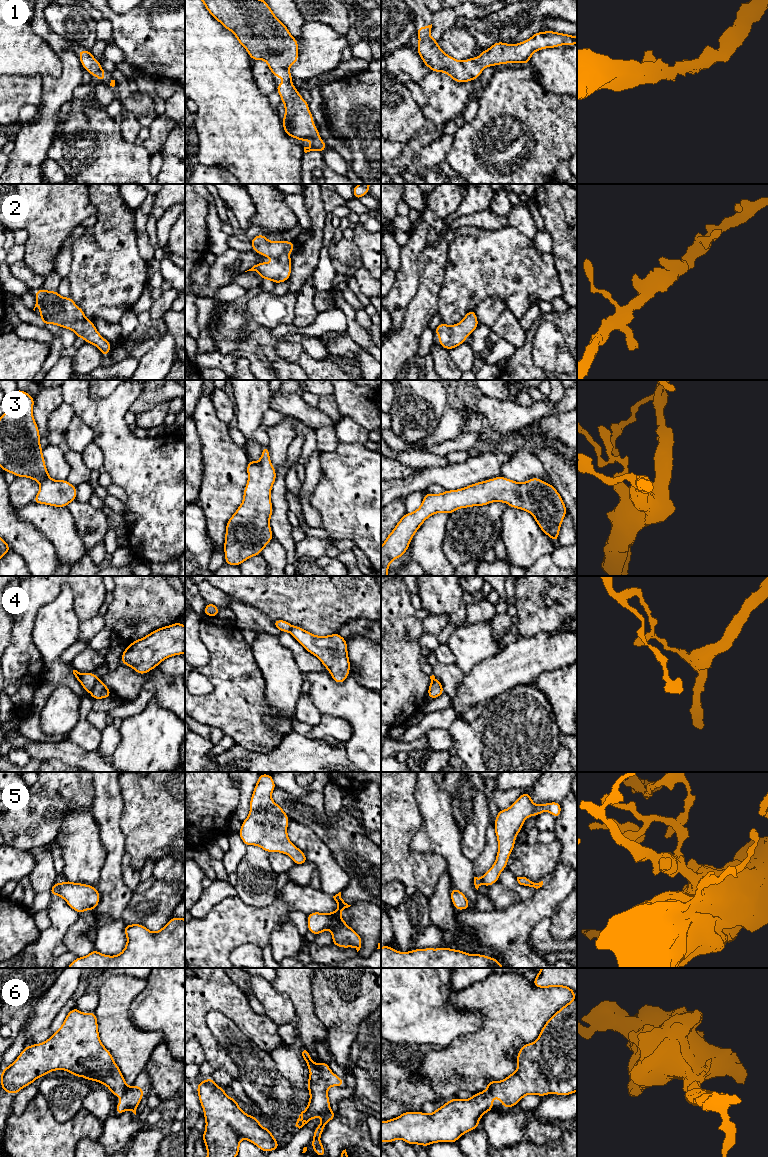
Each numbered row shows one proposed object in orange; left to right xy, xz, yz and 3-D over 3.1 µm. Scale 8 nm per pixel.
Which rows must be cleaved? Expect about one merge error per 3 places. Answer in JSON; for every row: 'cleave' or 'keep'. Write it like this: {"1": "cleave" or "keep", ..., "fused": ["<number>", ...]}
{"1": "keep", "2": "keep", "3": "keep", "4": "cleave", "5": "keep", "6": "keep", "fused": ["4"]}

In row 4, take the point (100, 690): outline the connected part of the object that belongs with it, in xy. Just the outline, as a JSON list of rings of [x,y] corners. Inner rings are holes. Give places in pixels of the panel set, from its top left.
[[[98,679],[91,691],[91,697],[93,699],[103,699],[108,698],[109,696],[111,696],[111,691]]]

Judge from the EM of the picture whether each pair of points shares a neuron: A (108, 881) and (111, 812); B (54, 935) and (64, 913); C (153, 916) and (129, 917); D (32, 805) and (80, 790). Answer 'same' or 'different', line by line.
A: same
B: same
C: same
D: same

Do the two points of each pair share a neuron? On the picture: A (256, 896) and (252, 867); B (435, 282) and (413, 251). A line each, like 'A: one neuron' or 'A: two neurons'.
A: one neuron
B: two neurons

